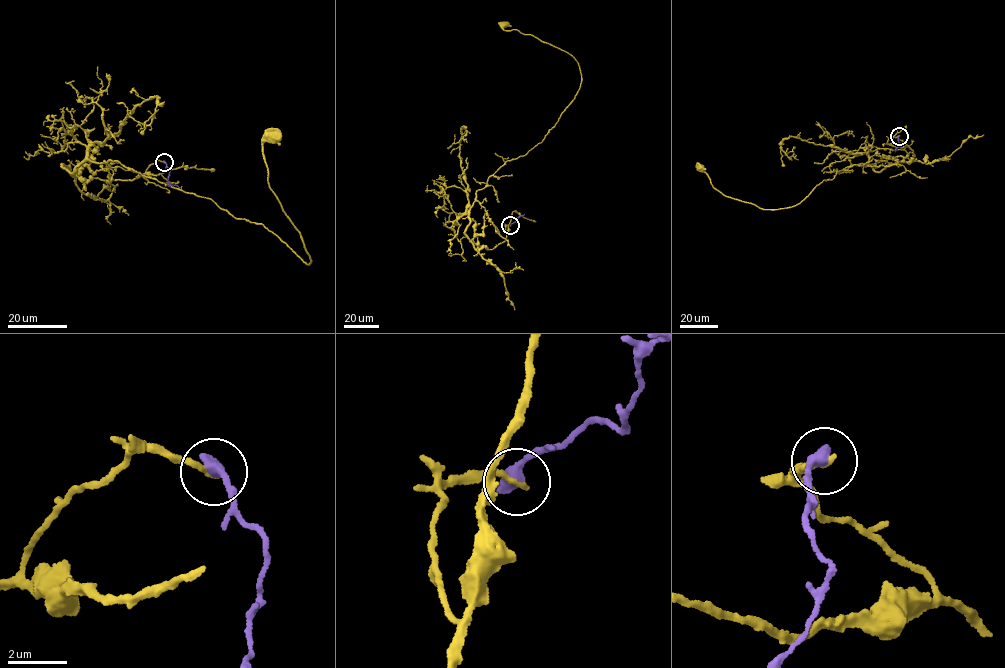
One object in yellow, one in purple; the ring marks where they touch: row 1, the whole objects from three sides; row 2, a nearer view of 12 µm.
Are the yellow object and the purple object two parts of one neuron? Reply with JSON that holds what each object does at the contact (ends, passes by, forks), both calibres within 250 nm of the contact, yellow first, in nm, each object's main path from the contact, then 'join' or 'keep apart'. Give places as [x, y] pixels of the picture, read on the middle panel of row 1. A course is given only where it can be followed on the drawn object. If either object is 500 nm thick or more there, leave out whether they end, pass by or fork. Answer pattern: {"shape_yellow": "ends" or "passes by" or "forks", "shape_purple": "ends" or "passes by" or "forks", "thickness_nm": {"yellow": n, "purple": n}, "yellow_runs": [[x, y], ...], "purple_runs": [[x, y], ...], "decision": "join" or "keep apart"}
{"shape_yellow": "ends", "shape_purple": "ends", "thickness_nm": {"yellow": 190, "purple": 480}, "yellow_runs": [[510, 225], [505, 240], [477, 251], [465, 231], [476, 191], [543, 139], [582, 78], [570, 54], [504, 25]], "purple_runs": [[510, 225], [524, 214]], "decision": "keep apart"}

